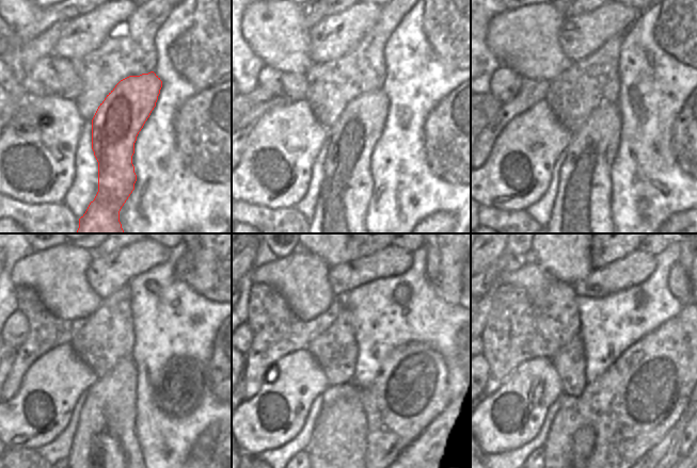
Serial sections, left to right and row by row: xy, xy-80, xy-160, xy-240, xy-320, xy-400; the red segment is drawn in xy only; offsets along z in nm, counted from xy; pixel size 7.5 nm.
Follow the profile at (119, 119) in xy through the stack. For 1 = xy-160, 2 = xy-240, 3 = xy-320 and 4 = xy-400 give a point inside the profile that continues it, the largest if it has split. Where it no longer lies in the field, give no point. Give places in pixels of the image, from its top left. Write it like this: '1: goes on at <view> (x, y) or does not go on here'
1: goes on at xy-160 (581, 211)
2: goes on at xy-240 (105, 450)
3: goes on at xy-320 (336, 450)
4: goes on at xy-400 (584, 439)

